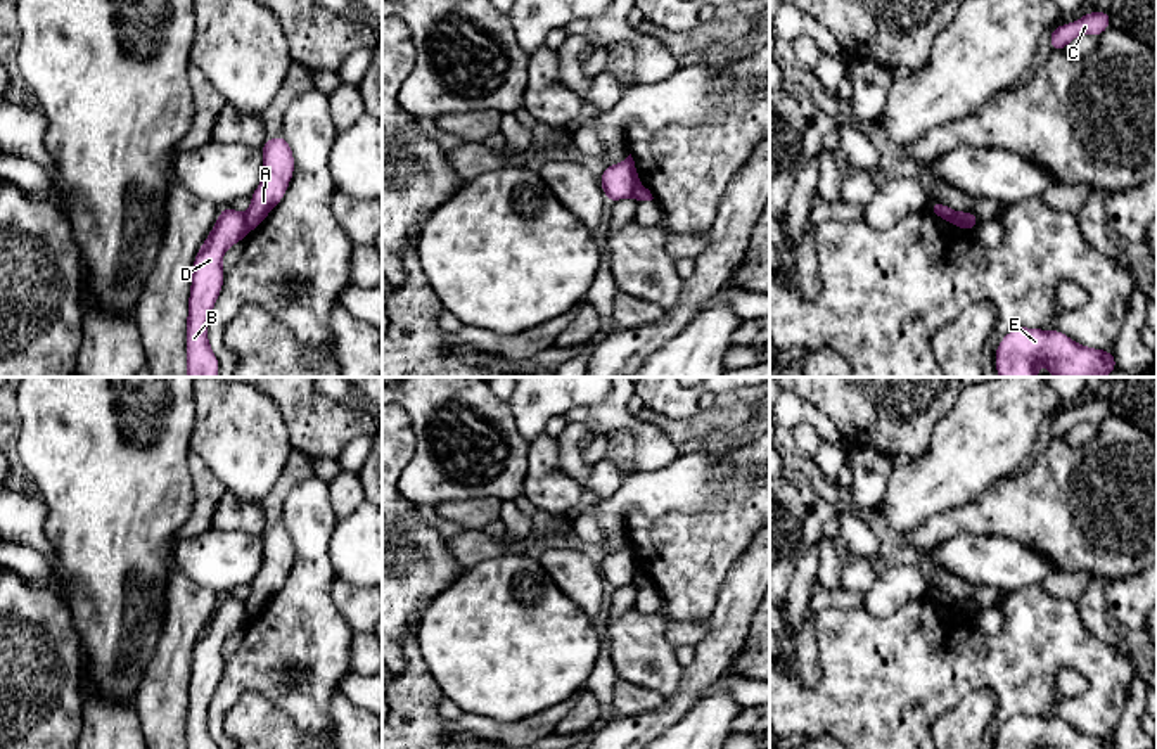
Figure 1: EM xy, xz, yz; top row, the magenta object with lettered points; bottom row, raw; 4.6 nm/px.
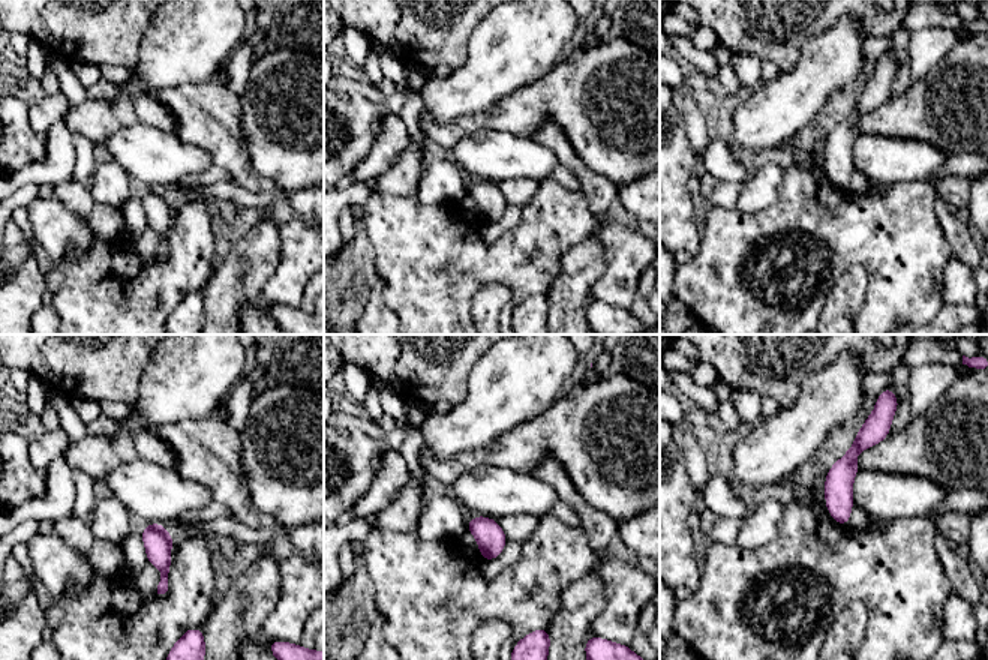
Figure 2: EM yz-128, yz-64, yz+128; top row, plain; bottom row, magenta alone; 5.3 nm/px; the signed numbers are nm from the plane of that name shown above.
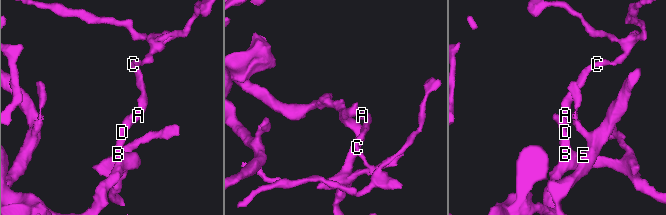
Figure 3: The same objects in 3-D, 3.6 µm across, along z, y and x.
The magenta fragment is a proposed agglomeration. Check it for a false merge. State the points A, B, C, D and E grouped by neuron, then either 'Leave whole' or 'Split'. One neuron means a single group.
Groups: A C / B D E. Split

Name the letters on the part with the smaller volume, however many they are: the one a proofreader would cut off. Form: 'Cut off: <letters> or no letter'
Cut off: A, C

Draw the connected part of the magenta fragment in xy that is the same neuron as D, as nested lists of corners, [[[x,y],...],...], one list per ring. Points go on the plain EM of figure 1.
[[[221,595],[220,604],[194,645],[187,704],[187,749],[218,749],[209,735],[208,711],[223,675],[223,640],[249,621],[247,605]]]

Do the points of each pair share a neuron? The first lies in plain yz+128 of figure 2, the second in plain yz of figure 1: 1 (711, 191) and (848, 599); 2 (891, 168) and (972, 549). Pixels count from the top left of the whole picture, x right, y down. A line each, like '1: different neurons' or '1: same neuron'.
1: same neuron
2: same neuron

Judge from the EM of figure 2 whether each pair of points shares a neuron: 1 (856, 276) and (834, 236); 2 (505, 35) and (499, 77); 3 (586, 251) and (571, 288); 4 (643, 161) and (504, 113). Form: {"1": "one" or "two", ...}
{"1": "two", "2": "one", "3": "one", "4": "one"}

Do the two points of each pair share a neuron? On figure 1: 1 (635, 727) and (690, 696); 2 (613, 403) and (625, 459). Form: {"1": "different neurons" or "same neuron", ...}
{"1": "same neuron", "2": "different neurons"}

